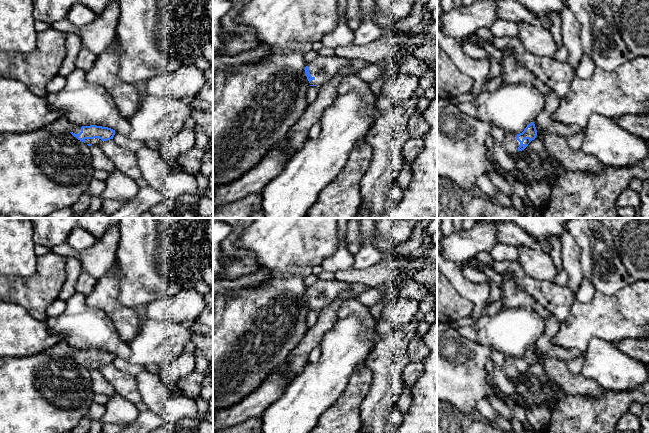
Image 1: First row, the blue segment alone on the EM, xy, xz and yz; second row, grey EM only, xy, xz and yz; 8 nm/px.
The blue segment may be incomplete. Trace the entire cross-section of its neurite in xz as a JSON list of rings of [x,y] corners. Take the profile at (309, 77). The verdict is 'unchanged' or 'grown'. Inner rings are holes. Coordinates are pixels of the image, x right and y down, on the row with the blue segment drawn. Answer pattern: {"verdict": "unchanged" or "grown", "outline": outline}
{"verdict": "grown", "outline": [[[335,55],[317,57],[308,63],[304,69],[310,86],[323,86],[349,62],[349,59]]]}

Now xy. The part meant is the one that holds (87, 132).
{"verdict": "grown", "outline": [[[65,116],[47,125],[45,129],[51,132],[71,133],[74,137],[86,143],[88,146],[95,145],[99,147],[102,141],[113,139],[115,135],[115,130],[111,128],[96,125],[77,126],[69,122]]]}

